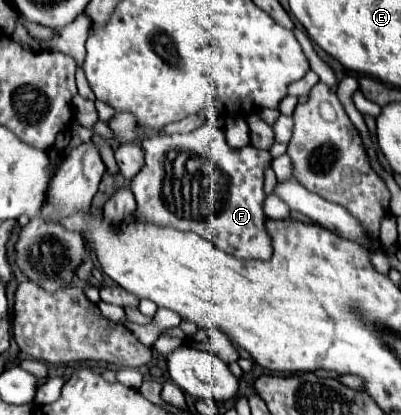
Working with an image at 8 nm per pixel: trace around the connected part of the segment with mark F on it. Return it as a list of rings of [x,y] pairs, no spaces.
[[[204,124],[188,134],[156,134],[142,140],[144,168],[132,178],[132,192],[138,202],[138,214],[154,224],[176,230],[196,232],[212,240],[220,250],[242,260],[270,260],[270,236],[264,230],[264,168],[272,162],[270,152],[254,146],[230,148],[224,132],[214,124]]]

